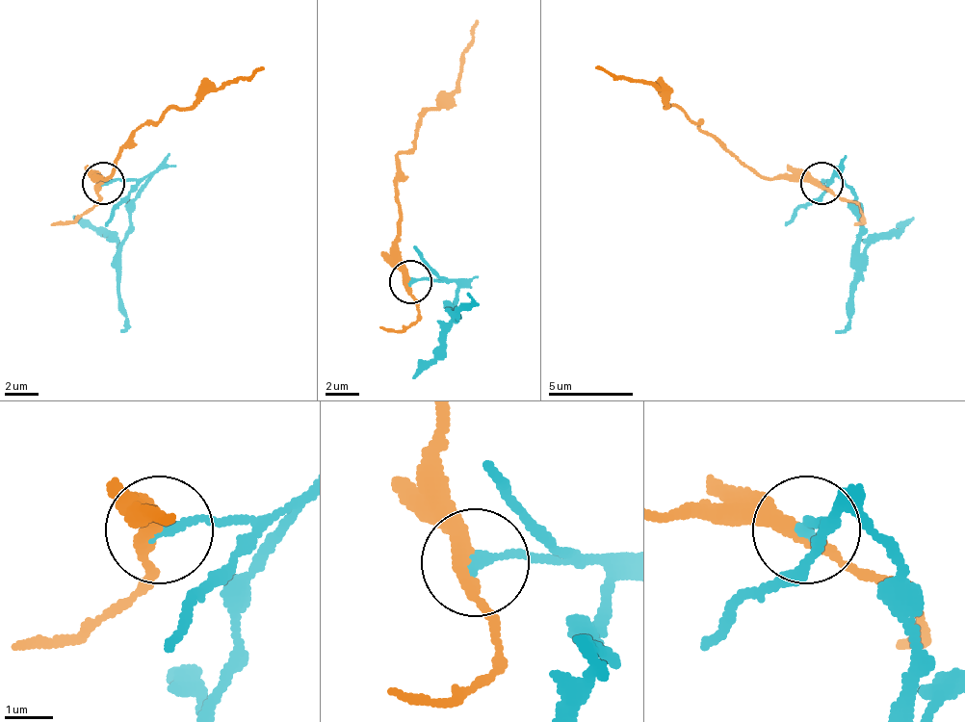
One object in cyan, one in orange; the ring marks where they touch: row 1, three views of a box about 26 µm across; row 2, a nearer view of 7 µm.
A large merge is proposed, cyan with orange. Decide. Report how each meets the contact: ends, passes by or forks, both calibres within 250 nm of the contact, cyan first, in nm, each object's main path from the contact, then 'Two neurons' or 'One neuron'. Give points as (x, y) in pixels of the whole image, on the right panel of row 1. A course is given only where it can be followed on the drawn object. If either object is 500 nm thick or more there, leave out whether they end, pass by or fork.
At the ring cyan ends. At the ring orange passes by. Thickness 200 nm (cyan) against 280 nm. Course of cyan: (821, 182), (848, 187), (859, 217), (855, 297), (848, 322), (834, 331). Course of orange: (821, 182), (761, 178), (701, 132), (697, 119), (666, 107), (650, 83), (622, 79), (594, 66). Two neurons

